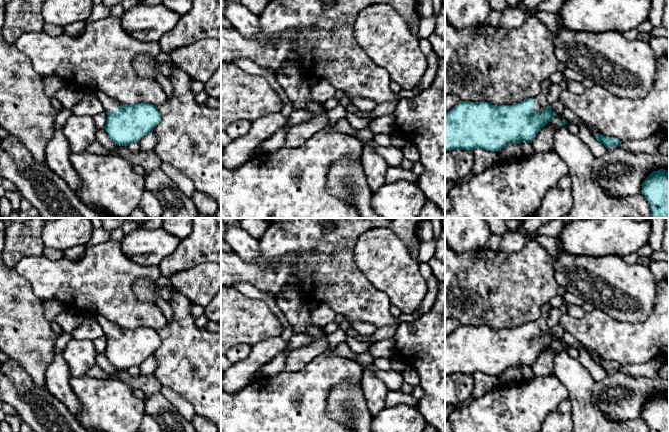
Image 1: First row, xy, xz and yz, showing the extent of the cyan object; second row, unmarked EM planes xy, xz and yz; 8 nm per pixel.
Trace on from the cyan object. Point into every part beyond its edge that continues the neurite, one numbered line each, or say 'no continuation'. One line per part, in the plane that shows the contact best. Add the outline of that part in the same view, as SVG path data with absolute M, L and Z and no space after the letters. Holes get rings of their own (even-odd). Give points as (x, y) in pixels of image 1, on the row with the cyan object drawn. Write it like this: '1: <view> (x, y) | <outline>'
1: yz (540, 101) | M549 79L545 80L542 83L541 86L541 92L534 97L534 112L538 113L541 110L544 110L547 108L548 104L548 100L547 100L547 96L551 87L551 83L549 81Z

